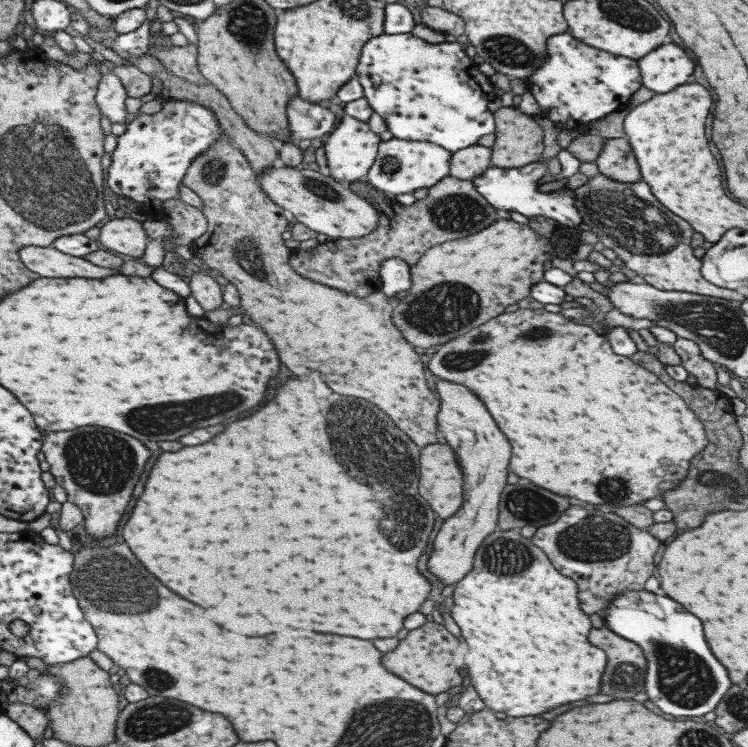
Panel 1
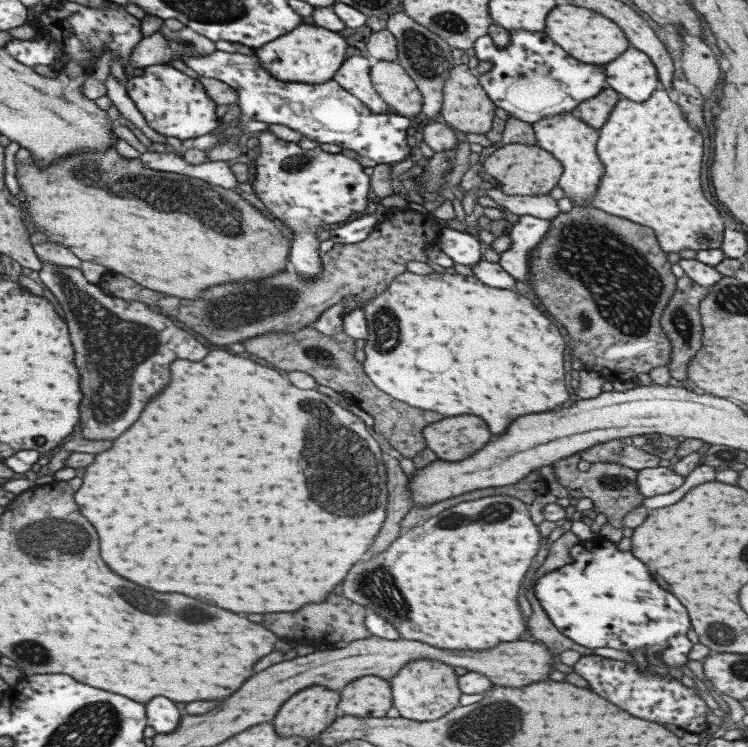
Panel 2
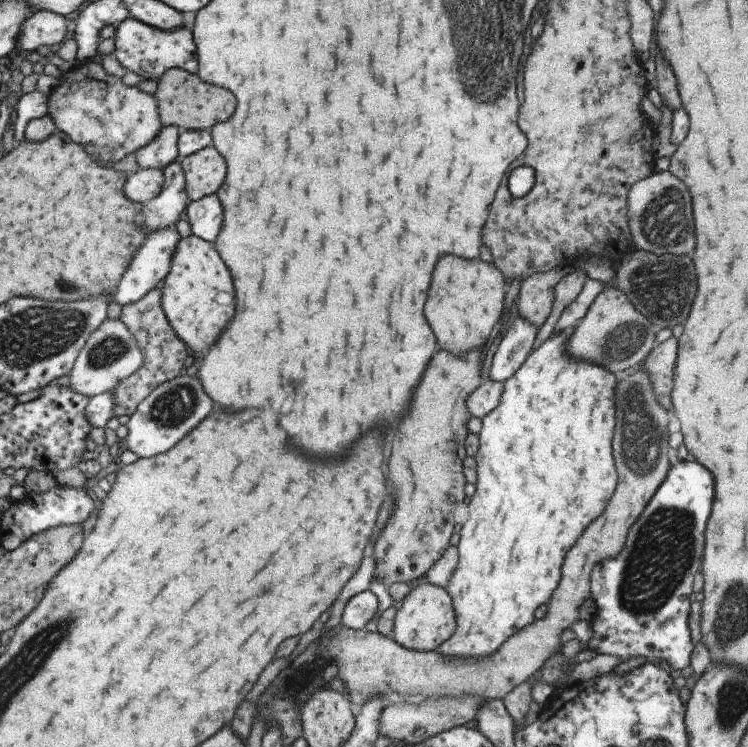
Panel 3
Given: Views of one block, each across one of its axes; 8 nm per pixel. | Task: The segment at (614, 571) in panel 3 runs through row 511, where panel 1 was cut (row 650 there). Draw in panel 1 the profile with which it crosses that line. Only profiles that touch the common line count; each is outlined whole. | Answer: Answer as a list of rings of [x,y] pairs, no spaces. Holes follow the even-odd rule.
[[[644,589],[621,592],[607,604],[607,608],[601,612],[601,615],[608,630],[641,648],[645,656],[645,694],[663,714],[691,718],[691,720],[702,718],[704,714],[714,710],[723,698],[723,694],[727,692],[727,688],[731,686],[725,668],[715,660],[715,656],[711,654],[711,650],[703,640],[701,622],[693,614],[677,606],[677,602],[669,600],[667,596],[655,596]]]

